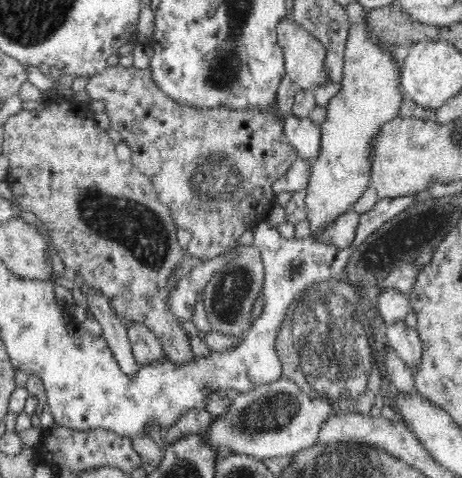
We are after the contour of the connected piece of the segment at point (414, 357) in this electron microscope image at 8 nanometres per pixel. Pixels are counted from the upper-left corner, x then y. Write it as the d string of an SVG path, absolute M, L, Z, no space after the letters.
M404 320L389 327L389 346L408 369L418 369L422 363L422 341L416 329L408 327Z

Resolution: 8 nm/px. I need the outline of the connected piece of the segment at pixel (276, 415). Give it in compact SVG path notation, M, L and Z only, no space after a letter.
M284 378L270 385L240 393L234 398L229 412L216 421L210 420L203 436L209 446L229 447L232 455L248 455L255 459L294 455L314 447L326 420L336 416L331 403L322 398L311 398L292 380Z

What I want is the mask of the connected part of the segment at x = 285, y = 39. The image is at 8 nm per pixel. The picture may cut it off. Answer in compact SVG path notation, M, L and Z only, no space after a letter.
M283 19L277 25L277 38L283 50L285 74L300 90L315 91L328 83L328 69L324 65L326 47L320 40L316 40L310 32L288 19Z

